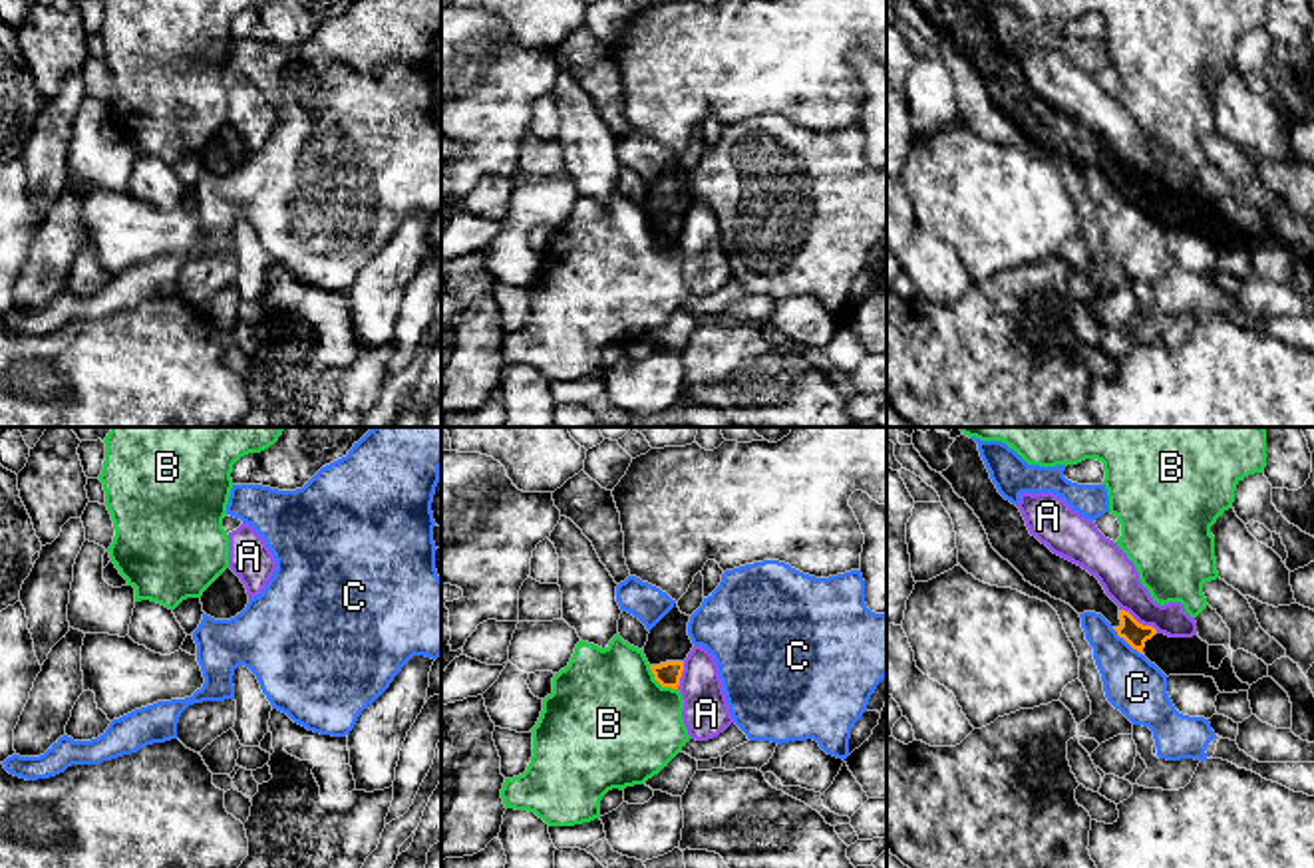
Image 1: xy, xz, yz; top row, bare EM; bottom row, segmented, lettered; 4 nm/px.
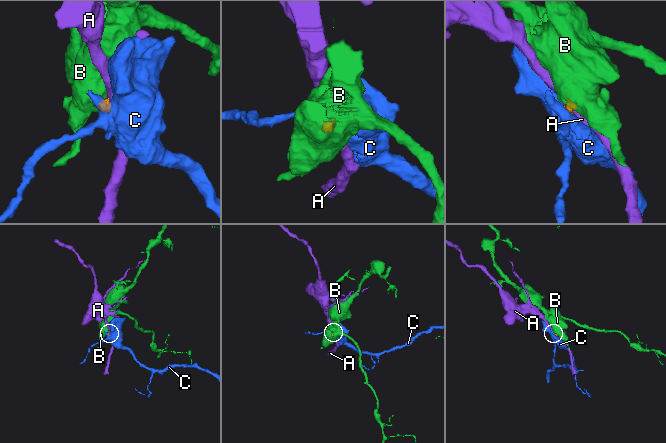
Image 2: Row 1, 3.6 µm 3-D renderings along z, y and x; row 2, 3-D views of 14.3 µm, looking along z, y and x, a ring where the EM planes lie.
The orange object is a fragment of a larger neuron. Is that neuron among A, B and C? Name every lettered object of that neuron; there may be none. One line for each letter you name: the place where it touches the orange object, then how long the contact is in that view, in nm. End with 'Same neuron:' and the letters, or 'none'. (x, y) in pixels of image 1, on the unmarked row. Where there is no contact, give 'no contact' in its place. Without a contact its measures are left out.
Same neuron: none

